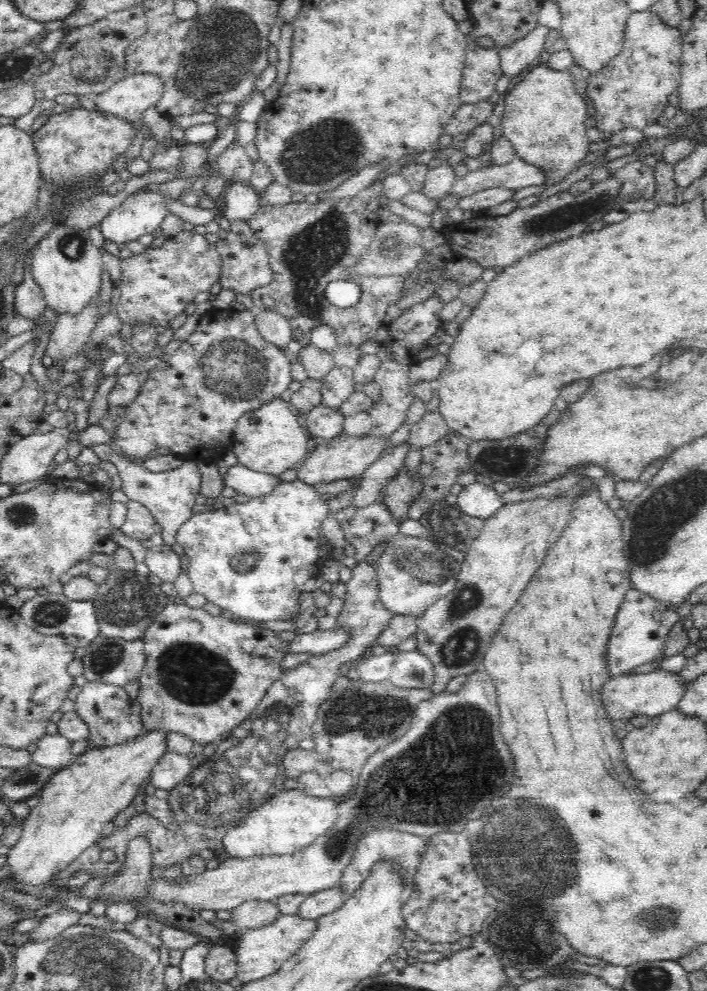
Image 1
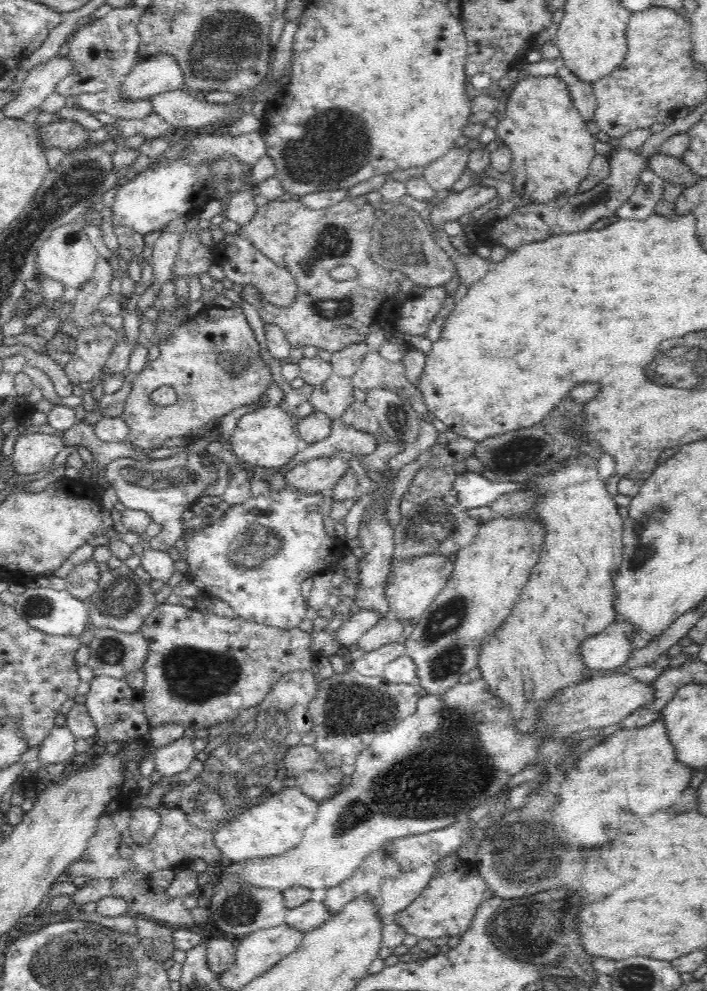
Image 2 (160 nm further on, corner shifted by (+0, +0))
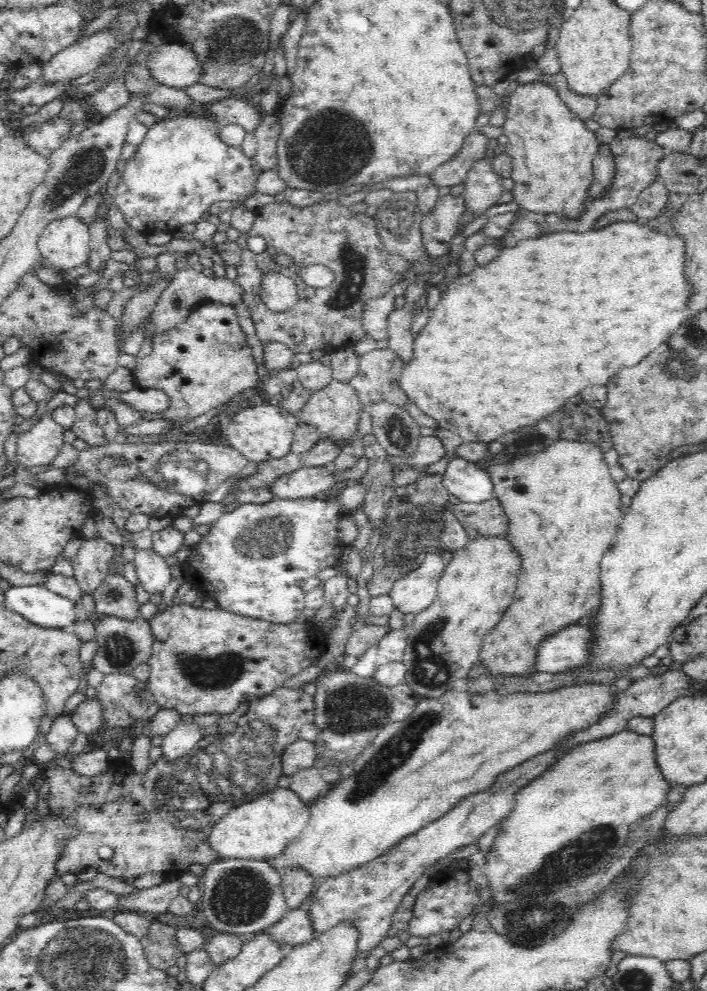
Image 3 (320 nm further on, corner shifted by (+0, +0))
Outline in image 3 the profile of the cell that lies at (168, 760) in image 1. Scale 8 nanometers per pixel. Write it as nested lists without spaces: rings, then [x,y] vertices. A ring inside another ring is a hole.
[[[180,721],[175,728],[164,737],[162,742],[163,756],[169,761],[180,758],[188,759],[196,749],[196,746],[203,741],[204,730],[196,723]]]

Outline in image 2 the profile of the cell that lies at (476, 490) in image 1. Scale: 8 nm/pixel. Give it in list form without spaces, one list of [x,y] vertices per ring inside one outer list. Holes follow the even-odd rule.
[[[467,470],[456,474],[453,488],[457,490],[458,504],[466,509],[486,506],[504,493],[518,491],[521,483],[490,481],[480,473]]]

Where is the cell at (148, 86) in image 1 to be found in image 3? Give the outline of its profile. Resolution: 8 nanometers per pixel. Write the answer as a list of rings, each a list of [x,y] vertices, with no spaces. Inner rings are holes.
[[[178,40],[156,47],[145,65],[156,83],[176,89],[194,86],[205,73],[196,53]]]

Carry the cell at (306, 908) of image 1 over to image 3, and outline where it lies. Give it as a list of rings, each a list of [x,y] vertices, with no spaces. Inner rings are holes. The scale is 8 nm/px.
[[[304,907],[289,909],[284,918],[269,926],[264,932],[287,952],[298,945],[312,942],[317,937]]]

